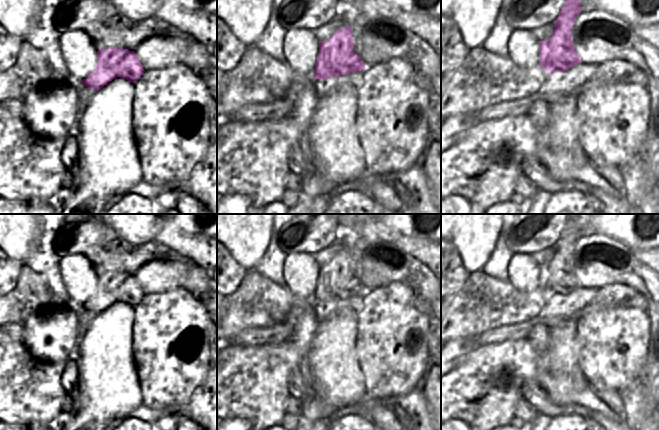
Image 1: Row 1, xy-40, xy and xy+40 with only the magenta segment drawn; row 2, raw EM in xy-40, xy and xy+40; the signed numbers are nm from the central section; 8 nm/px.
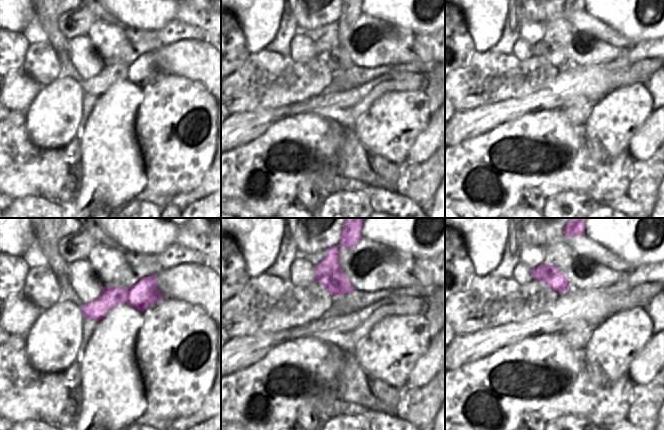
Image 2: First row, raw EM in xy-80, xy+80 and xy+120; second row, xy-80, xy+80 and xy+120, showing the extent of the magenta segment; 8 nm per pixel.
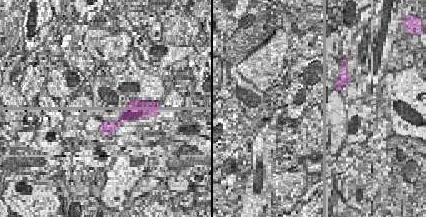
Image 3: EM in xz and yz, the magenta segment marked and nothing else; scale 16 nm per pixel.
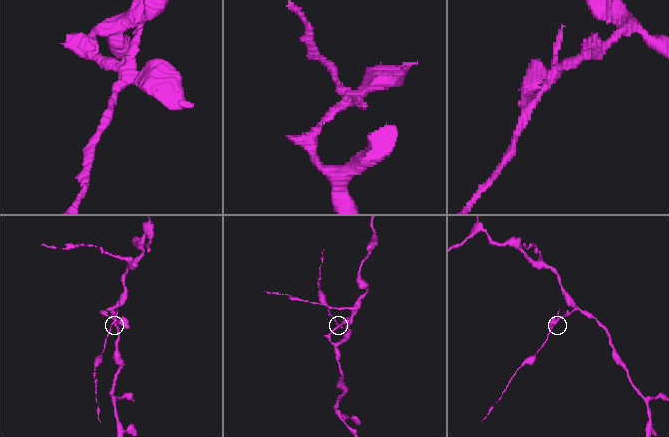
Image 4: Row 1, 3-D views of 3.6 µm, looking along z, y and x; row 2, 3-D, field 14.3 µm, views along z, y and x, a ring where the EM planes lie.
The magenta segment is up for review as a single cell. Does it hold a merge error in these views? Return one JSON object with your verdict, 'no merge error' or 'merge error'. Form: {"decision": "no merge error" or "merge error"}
{"decision": "merge error"}

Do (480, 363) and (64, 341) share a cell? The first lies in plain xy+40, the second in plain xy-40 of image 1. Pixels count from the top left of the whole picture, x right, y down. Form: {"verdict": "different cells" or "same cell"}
{"verdict": "different cells"}

